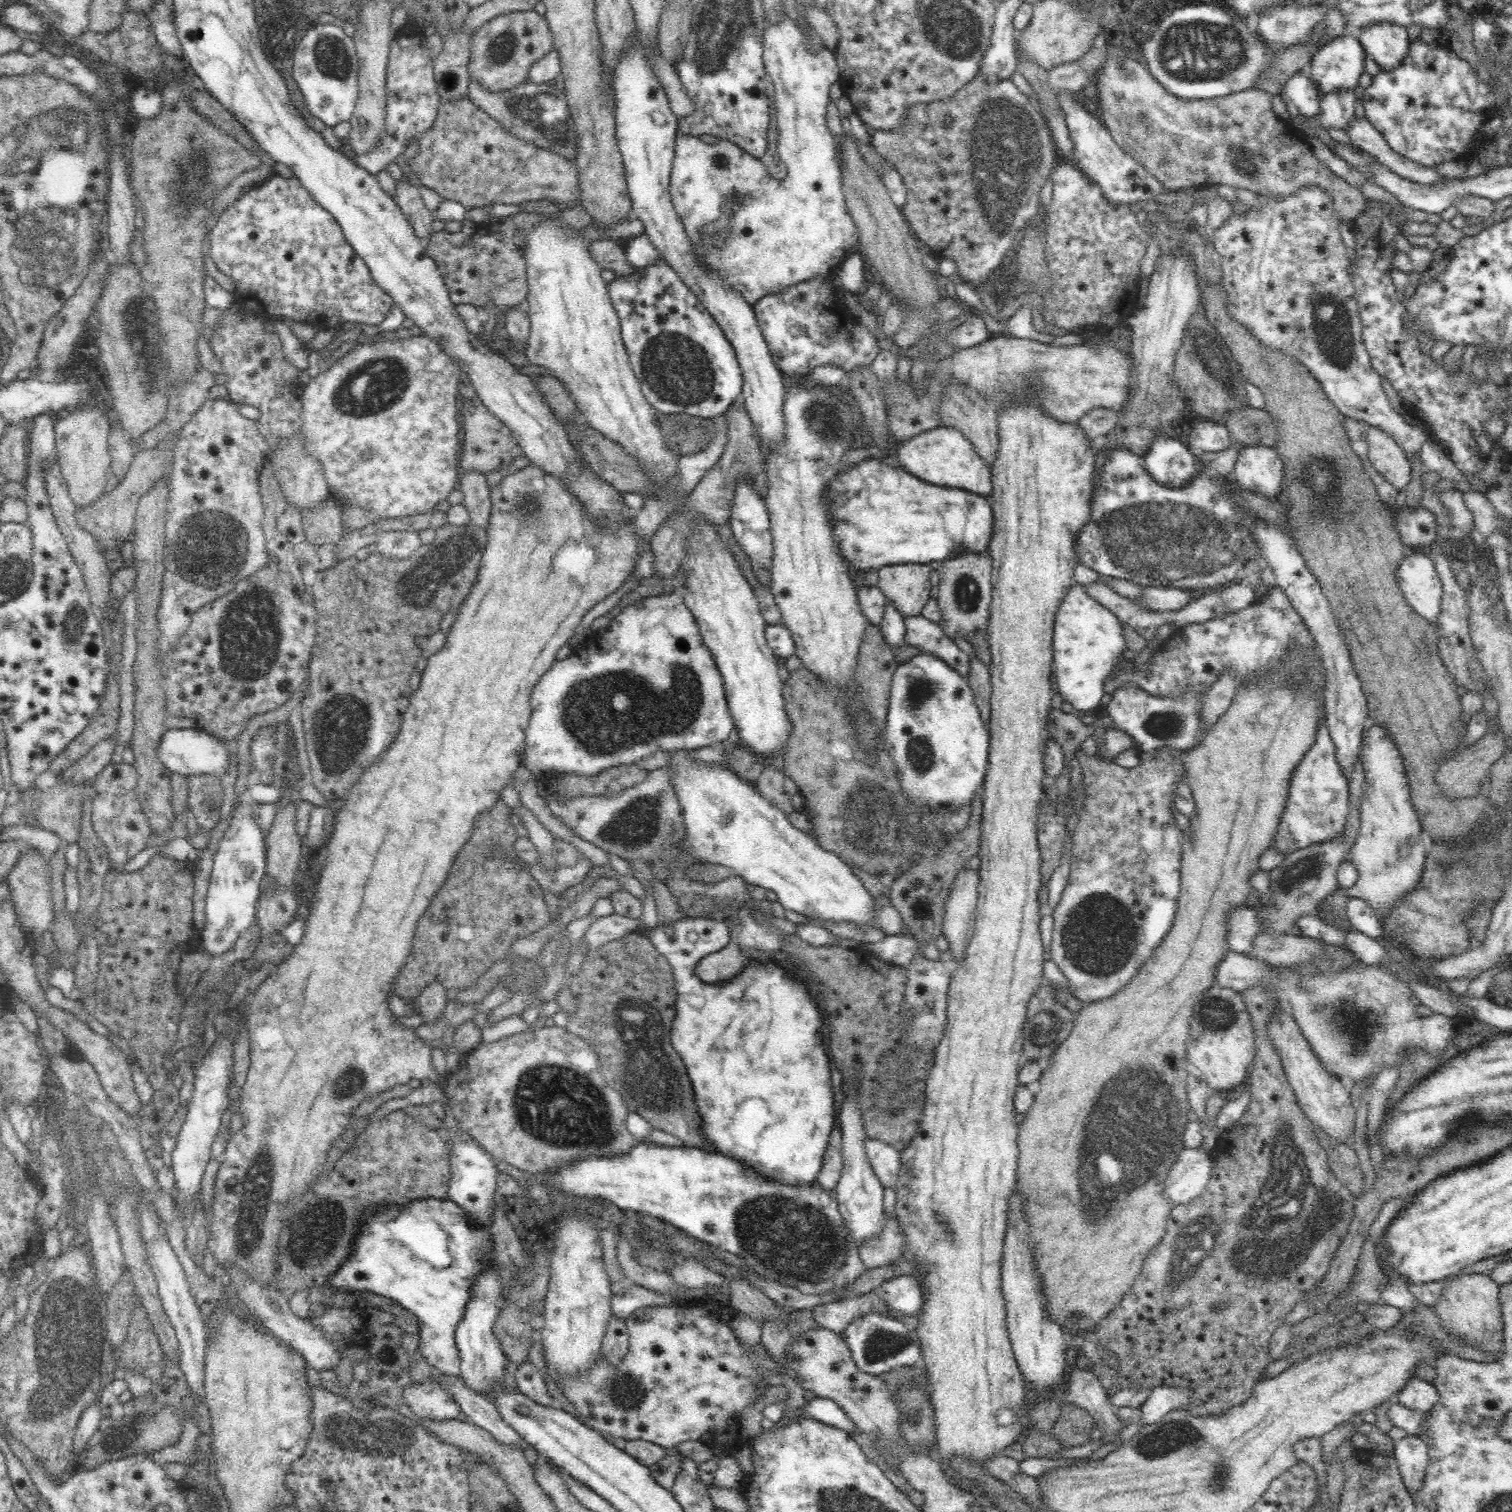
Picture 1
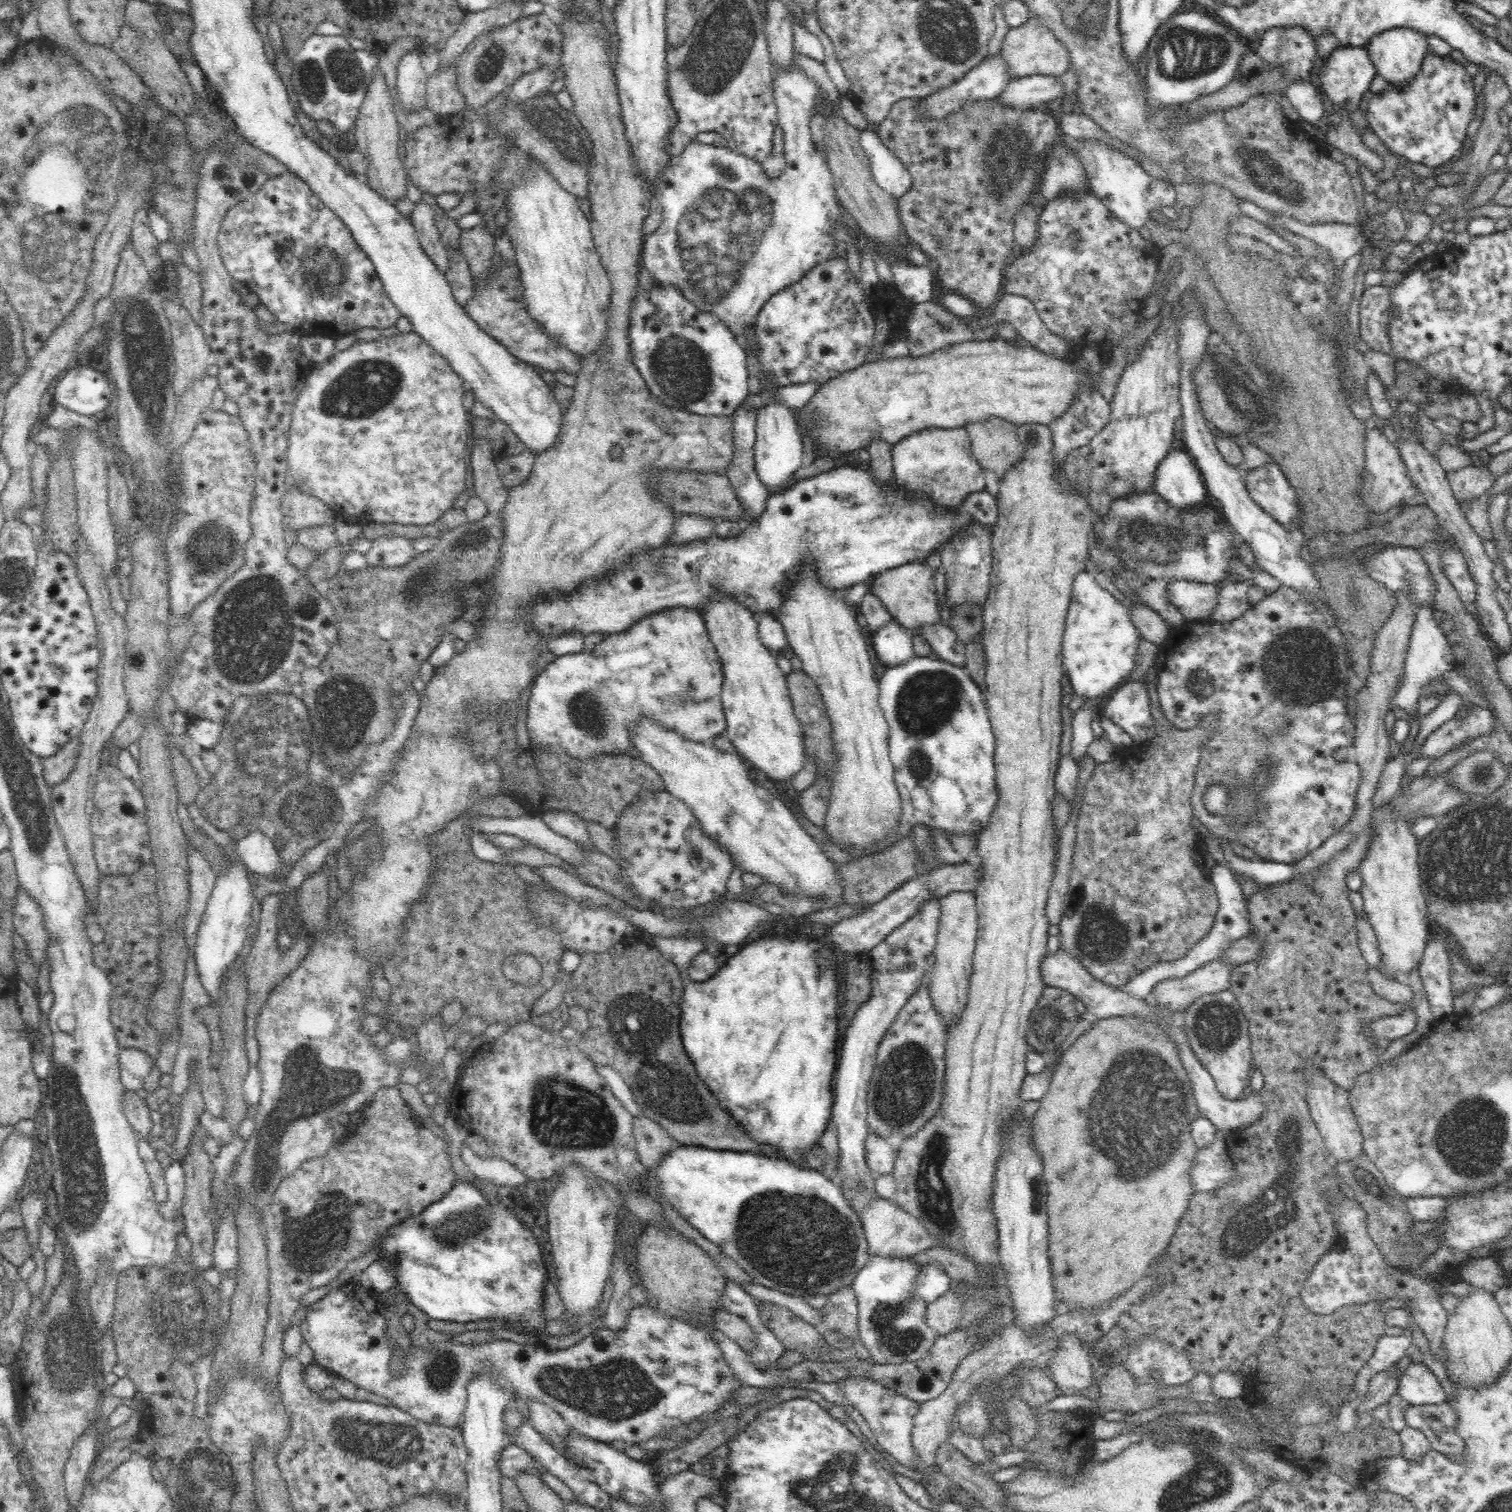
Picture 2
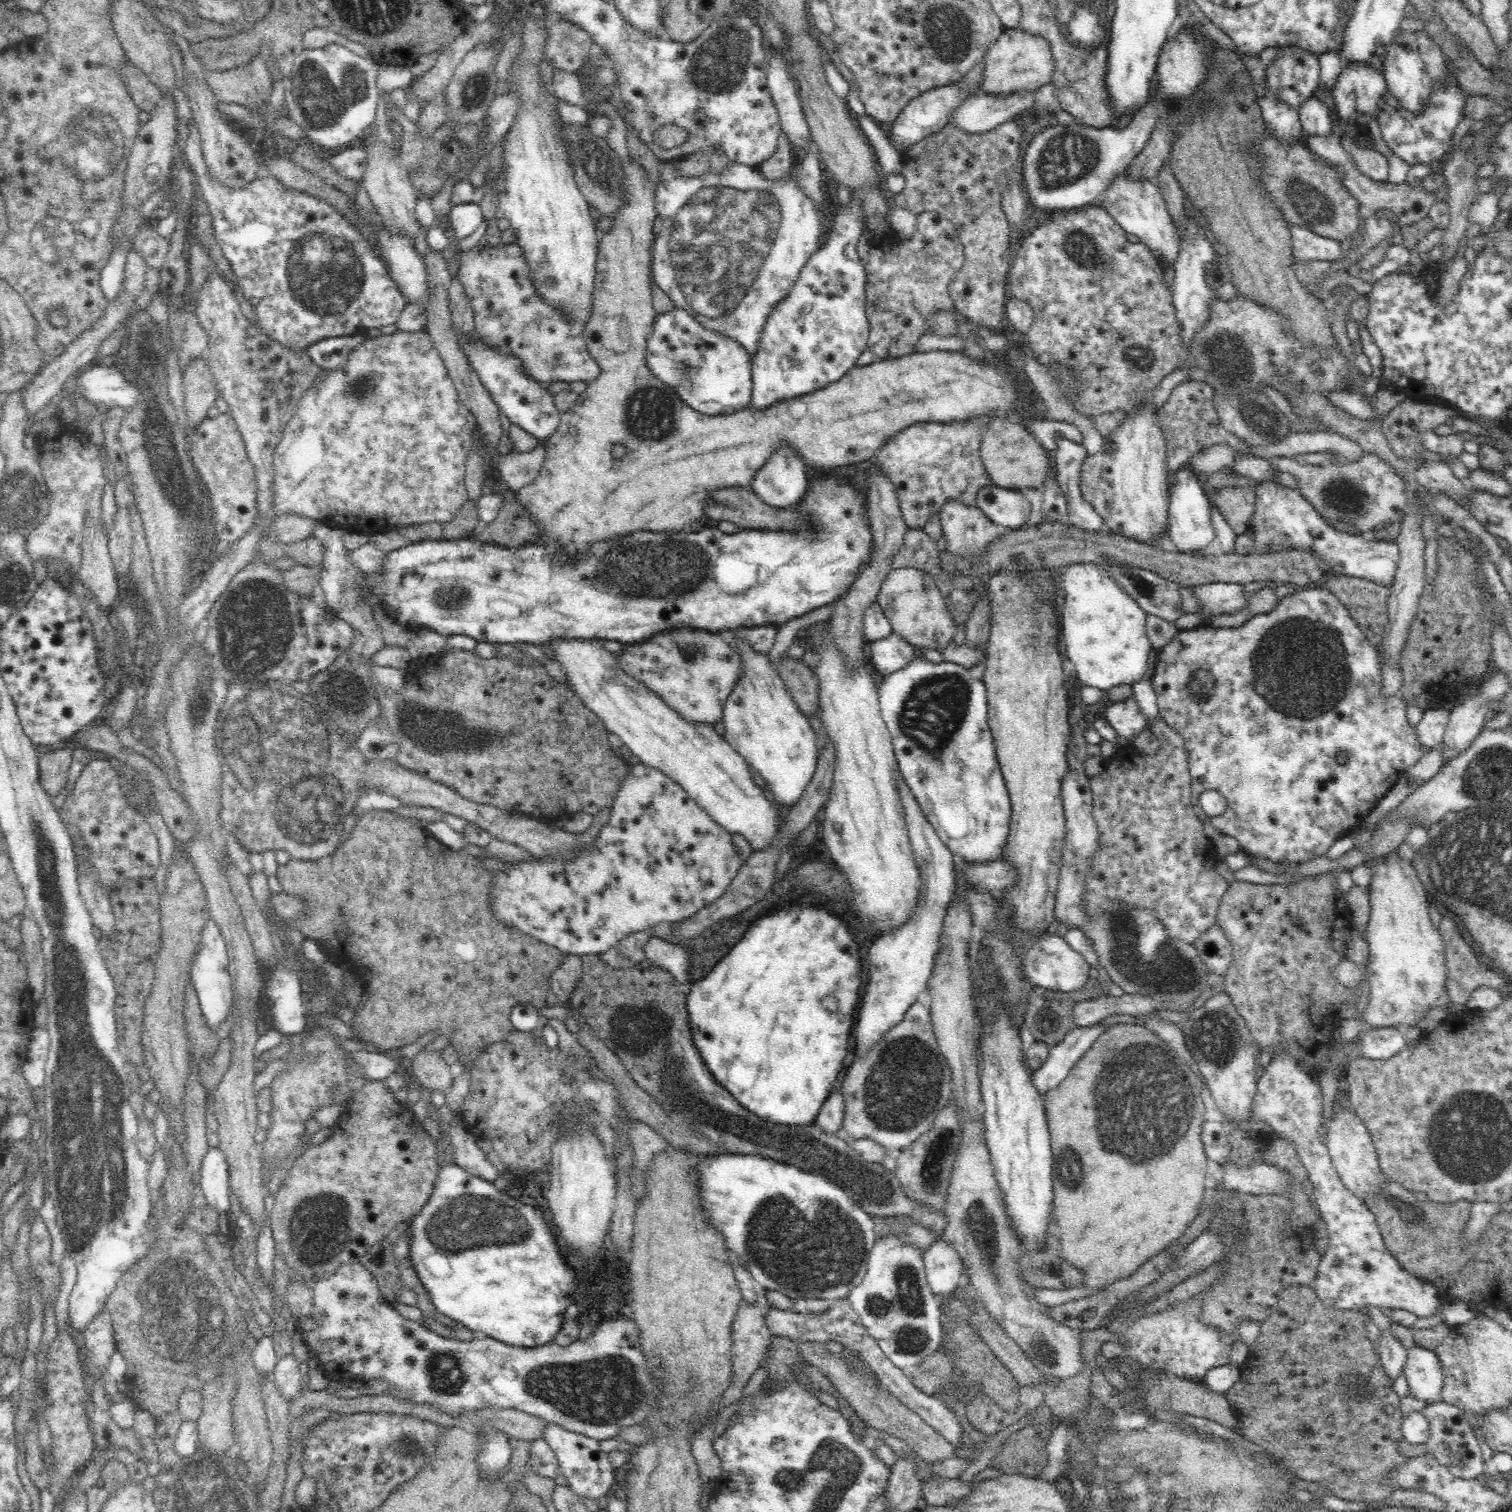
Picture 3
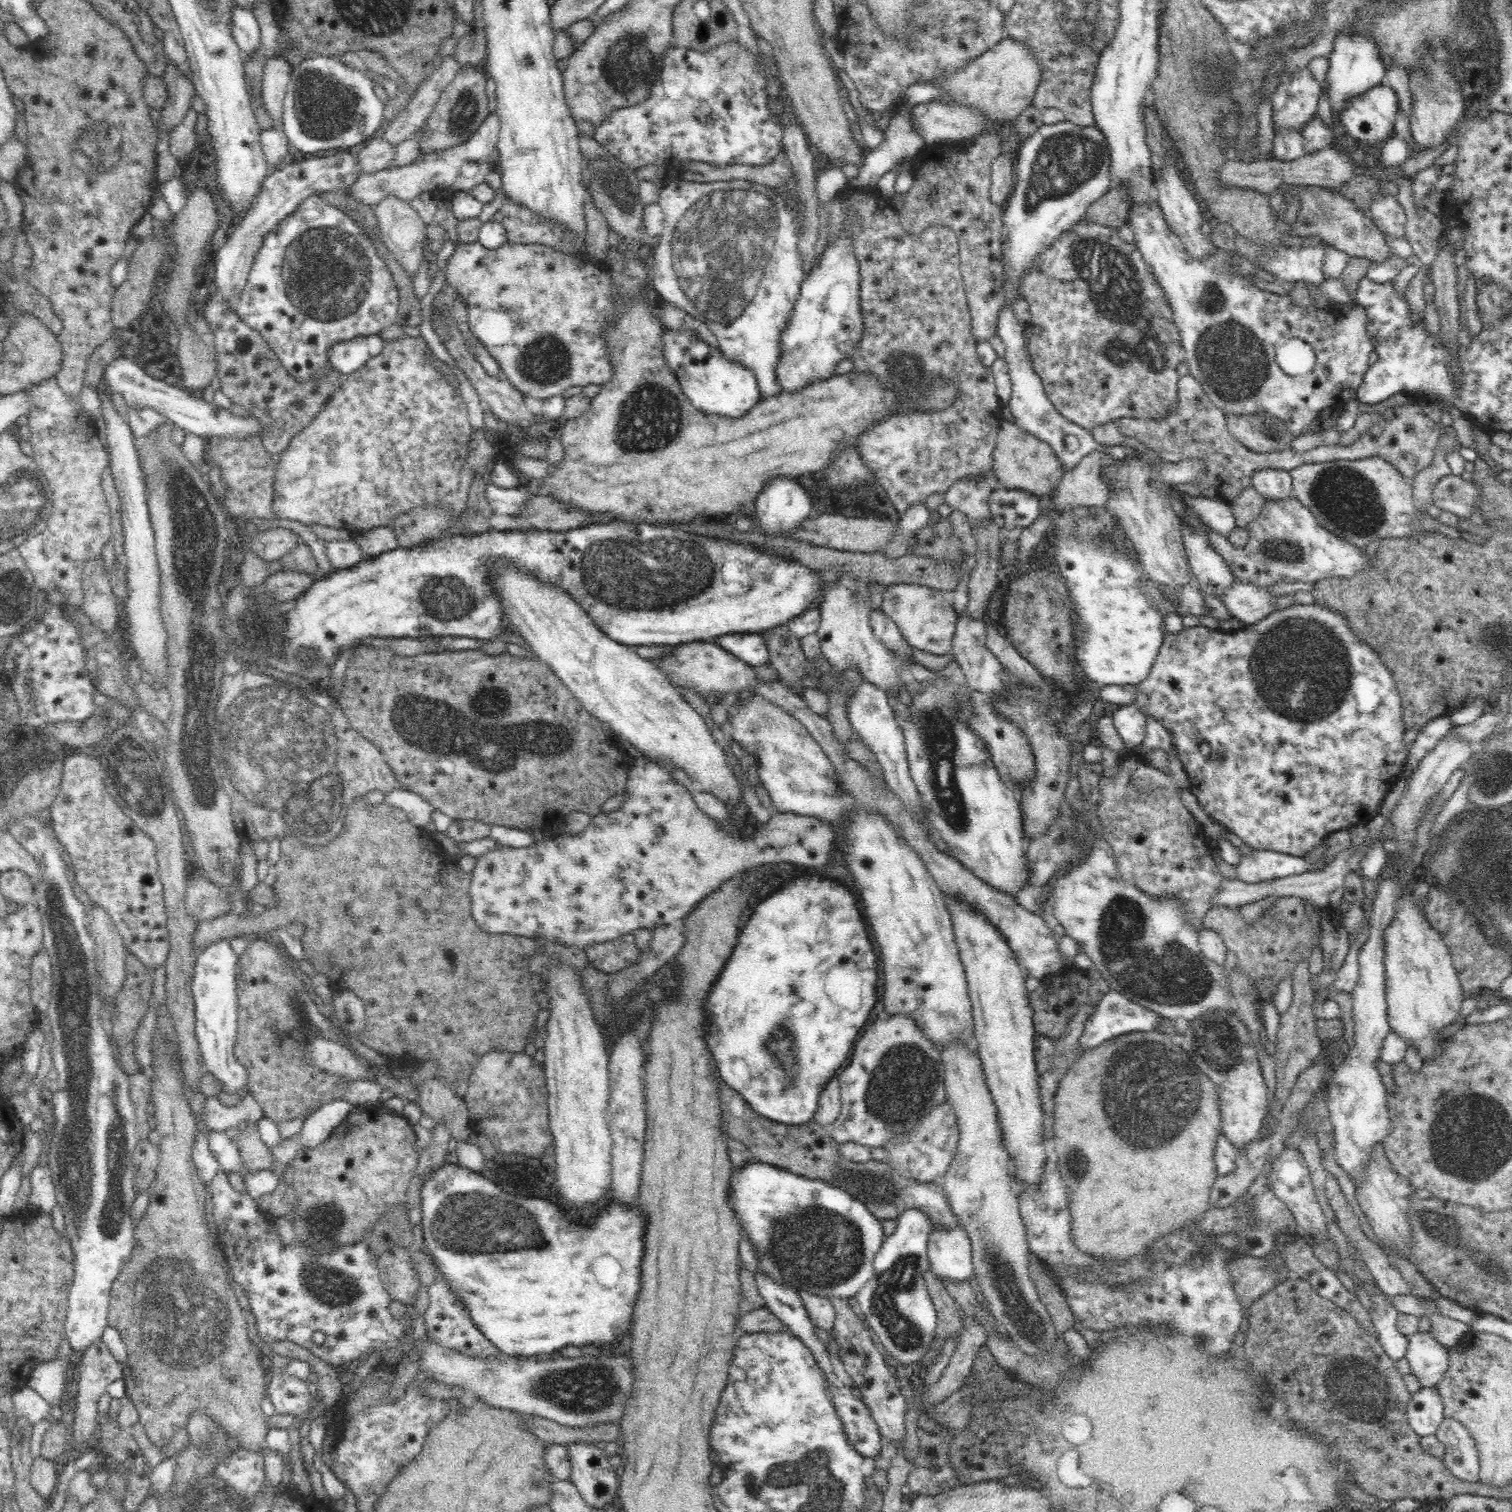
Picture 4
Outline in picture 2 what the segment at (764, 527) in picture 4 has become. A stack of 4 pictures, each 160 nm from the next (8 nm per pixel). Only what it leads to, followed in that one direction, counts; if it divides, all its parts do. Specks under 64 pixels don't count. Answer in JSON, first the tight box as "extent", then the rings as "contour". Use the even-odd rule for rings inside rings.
{"extent":[753,401,807,492],"contour":[[[768,401],[764,408],[757,410],[756,438],[753,448],[756,475],[770,492],[785,490],[784,484],[790,476],[806,463],[807,453],[804,446],[804,437],[796,424],[794,410],[778,401]]]}

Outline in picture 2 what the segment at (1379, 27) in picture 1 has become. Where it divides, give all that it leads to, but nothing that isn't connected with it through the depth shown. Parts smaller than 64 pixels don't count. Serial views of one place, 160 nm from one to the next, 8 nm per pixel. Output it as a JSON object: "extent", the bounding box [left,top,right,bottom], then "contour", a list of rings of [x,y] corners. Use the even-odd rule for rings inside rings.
{"extent":[1366,28,1427,89],"contour":[[[1396,28],[1383,30],[1375,34],[1366,44],[1368,55],[1376,67],[1377,74],[1383,76],[1392,86],[1401,89],[1409,80],[1419,73],[1422,63],[1426,60],[1427,35],[1413,28]]]}

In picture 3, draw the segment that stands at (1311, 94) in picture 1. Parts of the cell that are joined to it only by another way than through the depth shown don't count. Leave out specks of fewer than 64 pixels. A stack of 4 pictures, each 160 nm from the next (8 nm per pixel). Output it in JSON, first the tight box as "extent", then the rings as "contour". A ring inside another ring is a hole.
{"extent":[1299,95,1332,137],"contour":[[[1315,95],[1309,96],[1299,106],[1299,119],[1307,135],[1325,137],[1332,134],[1332,121],[1330,110]]]}

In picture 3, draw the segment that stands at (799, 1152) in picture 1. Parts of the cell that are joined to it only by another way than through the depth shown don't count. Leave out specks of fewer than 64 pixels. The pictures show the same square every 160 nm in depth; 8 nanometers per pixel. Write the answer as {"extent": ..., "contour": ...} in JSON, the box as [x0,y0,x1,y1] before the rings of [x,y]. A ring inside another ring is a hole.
{"extent":[687,903,862,1126],"contour":[[[795,903],[791,905],[780,904],[774,912],[765,914],[755,920],[749,926],[741,939],[729,950],[713,969],[701,979],[694,981],[687,993],[687,1011],[691,1033],[704,1062],[714,1075],[714,1078],[726,1090],[729,1090],[734,1098],[750,1112],[760,1118],[769,1119],[784,1125],[808,1126],[813,1124],[822,1108],[828,1094],[833,1091],[834,1082],[838,1080],[838,1074],[842,1070],[842,1060],[848,1052],[848,1039],[852,1028],[852,1013],[858,1003],[858,988],[862,984],[861,963],[859,949],[861,943],[851,934],[848,923],[842,919],[841,910],[830,910],[828,906],[821,904]],[[826,996],[834,996],[838,1001],[838,1012],[828,1012],[822,1006],[822,1000]]]}

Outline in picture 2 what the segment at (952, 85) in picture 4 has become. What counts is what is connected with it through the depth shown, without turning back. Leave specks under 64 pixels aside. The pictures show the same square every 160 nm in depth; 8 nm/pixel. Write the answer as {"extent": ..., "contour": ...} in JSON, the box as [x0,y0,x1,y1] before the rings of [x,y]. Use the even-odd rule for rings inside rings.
{"extent":[1001,15,1071,80],"contour":[[[1032,15],[1022,26],[1010,27],[1001,42],[1001,58],[1006,61],[1006,71],[1010,80],[1031,74],[1043,74],[1059,77],[1070,69],[1071,57],[1064,43],[1060,43],[1050,28]]]}

